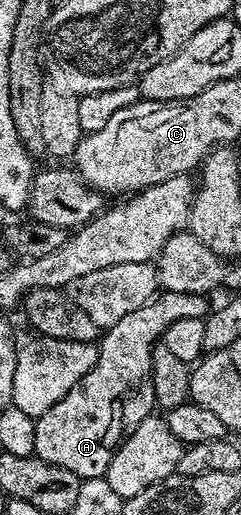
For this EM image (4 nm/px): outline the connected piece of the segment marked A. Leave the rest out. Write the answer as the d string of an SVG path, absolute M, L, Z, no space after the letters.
M160 291L138 311L130 311L118 323L107 326L98 342L98 363L50 411L36 418L35 456L66 467L81 479L105 476L121 441L157 408L154 383L146 375L152 368L152 346L163 338L174 319L207 318L208 300L203 293Z

